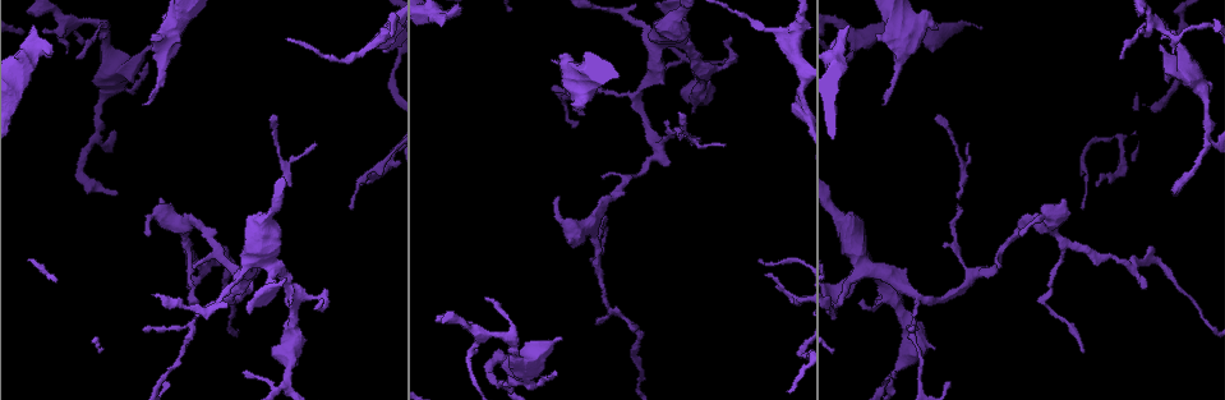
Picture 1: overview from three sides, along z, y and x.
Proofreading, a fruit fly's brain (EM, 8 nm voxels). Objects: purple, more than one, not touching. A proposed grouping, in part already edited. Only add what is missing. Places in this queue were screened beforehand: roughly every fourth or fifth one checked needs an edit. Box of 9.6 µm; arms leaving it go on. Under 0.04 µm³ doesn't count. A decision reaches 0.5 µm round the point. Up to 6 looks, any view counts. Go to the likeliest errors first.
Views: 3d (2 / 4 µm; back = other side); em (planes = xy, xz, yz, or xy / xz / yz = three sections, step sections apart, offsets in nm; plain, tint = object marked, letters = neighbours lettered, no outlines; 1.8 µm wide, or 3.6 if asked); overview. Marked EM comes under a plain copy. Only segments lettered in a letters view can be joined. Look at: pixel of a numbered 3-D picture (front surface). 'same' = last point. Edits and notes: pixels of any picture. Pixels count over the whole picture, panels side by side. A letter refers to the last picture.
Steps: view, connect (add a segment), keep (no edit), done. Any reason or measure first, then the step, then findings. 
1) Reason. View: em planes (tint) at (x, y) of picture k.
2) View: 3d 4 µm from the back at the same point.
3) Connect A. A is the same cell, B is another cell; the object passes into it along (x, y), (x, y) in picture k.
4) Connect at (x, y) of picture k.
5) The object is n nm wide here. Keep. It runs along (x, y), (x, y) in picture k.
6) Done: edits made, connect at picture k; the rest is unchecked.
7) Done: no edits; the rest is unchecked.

Stops while still wide. View: 3d 4 µm at (34, 26) of picture 1.

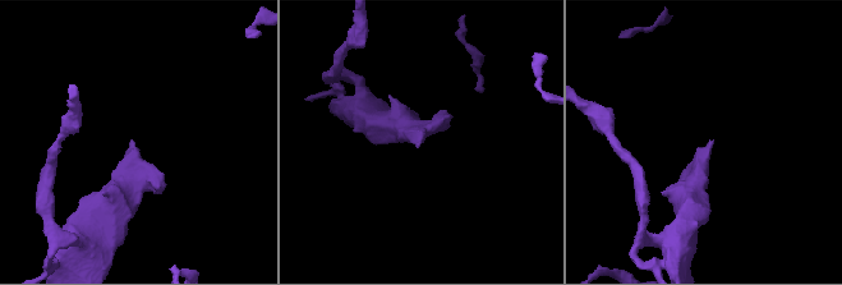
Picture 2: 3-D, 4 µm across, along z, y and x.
View: em planes (letters) at (132, 145) of picture 2.

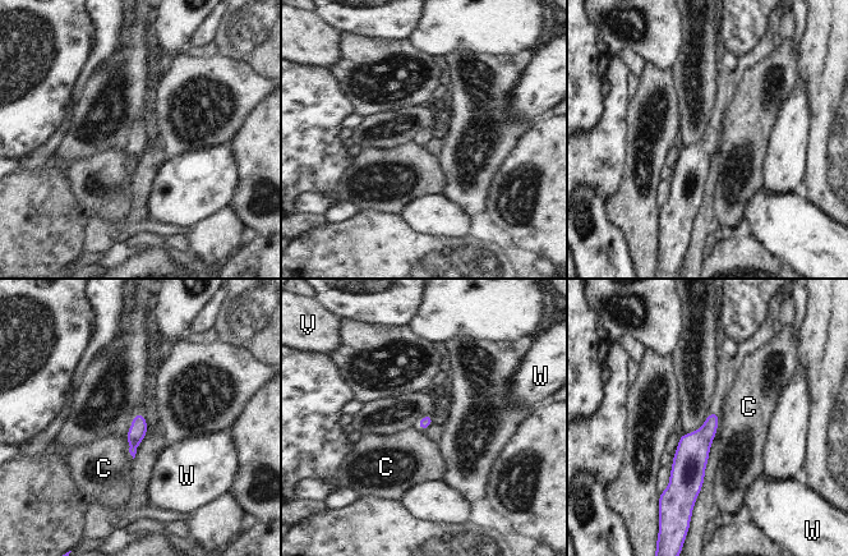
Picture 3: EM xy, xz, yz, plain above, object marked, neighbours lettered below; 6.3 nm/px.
Keep. C, V and W are other cells; none of them fits.

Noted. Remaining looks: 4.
A fork. View: em planes (tint) at (1158, 20) of picture 1.

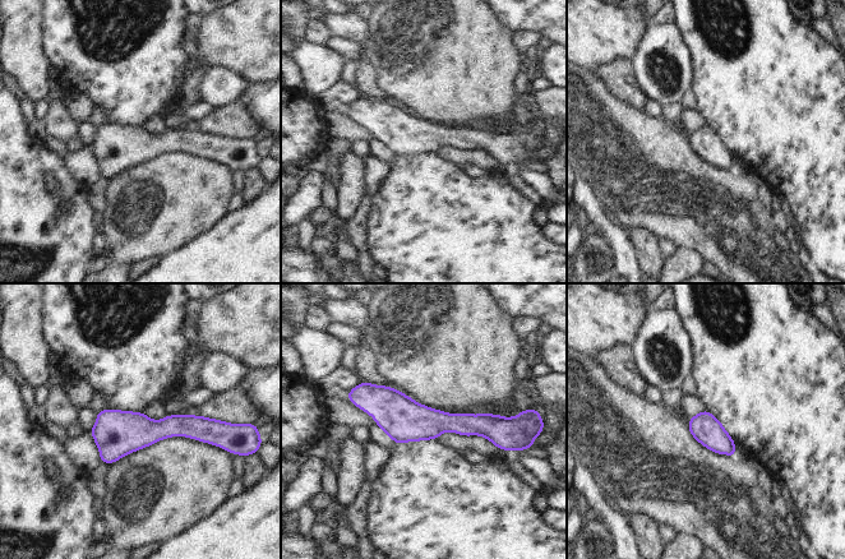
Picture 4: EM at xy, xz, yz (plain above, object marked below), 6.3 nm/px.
View: em planes (letters) at the same point.

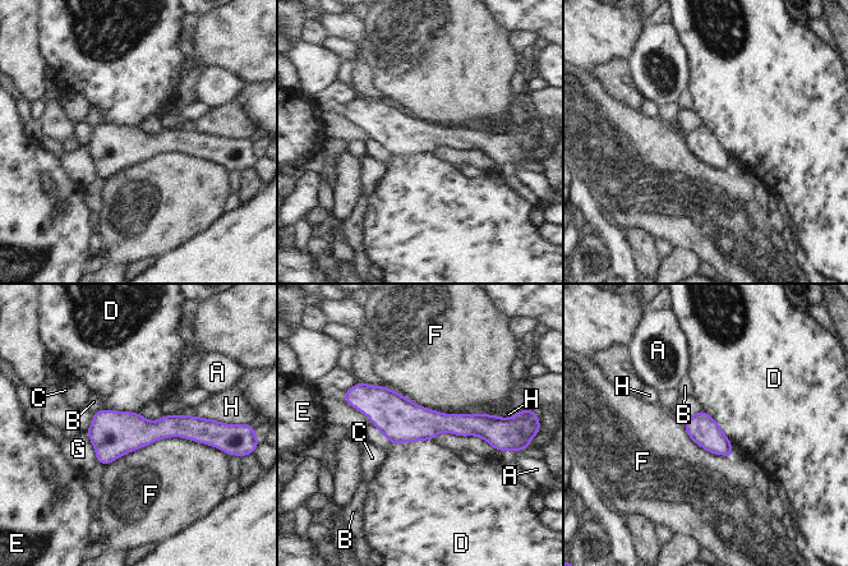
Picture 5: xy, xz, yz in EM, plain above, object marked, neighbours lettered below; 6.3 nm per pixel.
Keep. A, B, C, D, E, F, G and H are other cells; it runs along (350, 397), (406, 422), (497, 420) in picture 5; no lettered segment goes on from it.

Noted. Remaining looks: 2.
Abrupt turn. View: em xz step 4 (tint) at (1149, 259) of picture 1.

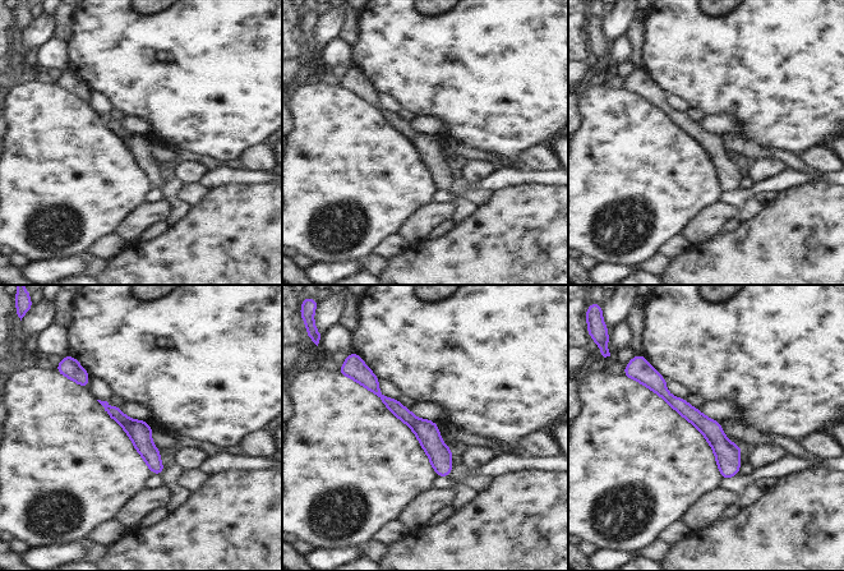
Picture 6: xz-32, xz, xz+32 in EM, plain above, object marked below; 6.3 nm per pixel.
Cut it another way. View: em planes (letters) at the same point.

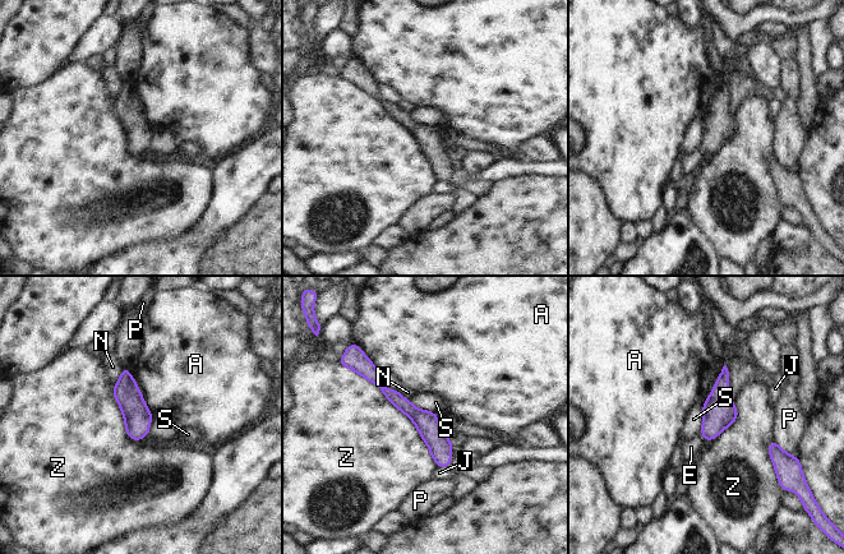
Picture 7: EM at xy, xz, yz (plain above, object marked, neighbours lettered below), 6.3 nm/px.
Keep. A, E, J, N, P, S and Z are other cells; it runs along (367, 370), (430, 430), (446, 465) in picture 7; no lettered segment goes on from it.

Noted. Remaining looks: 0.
Done: no edits; the rest is unchecked.

